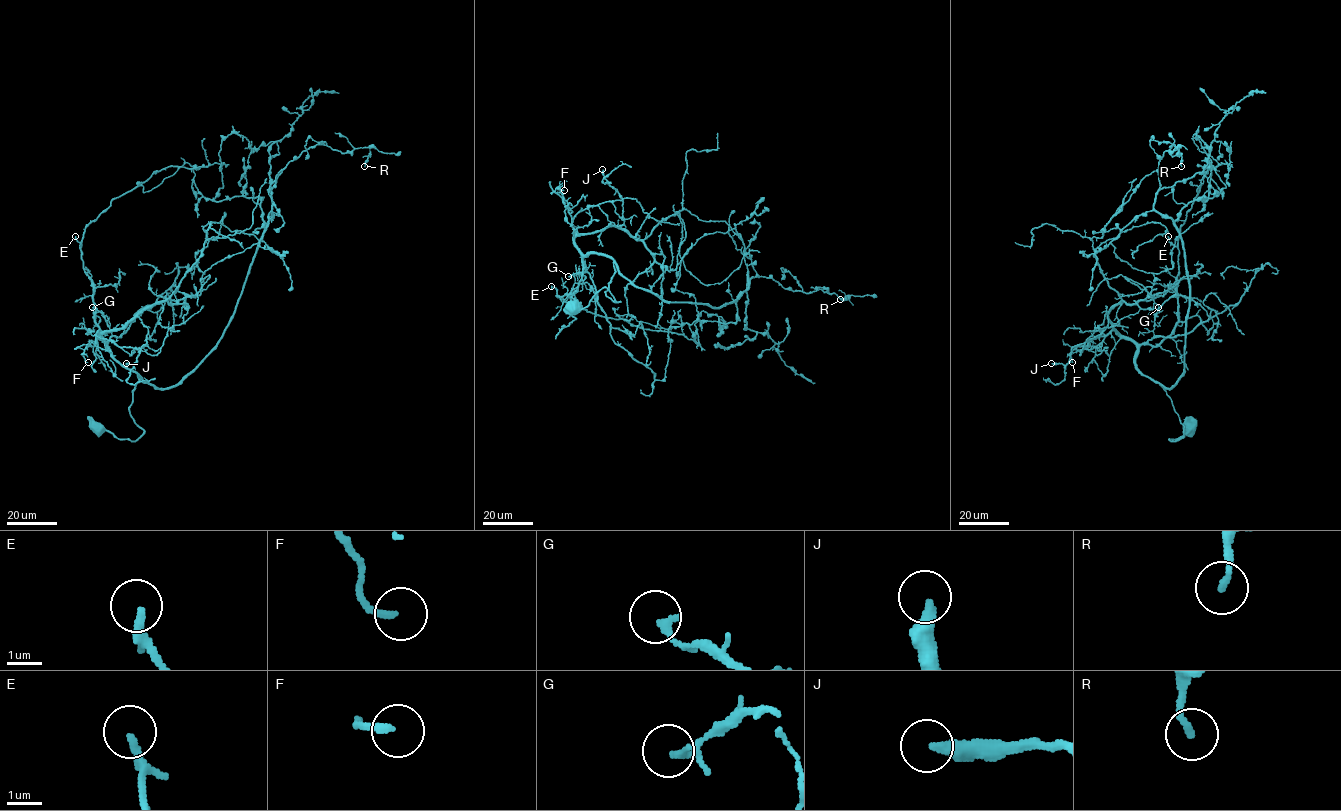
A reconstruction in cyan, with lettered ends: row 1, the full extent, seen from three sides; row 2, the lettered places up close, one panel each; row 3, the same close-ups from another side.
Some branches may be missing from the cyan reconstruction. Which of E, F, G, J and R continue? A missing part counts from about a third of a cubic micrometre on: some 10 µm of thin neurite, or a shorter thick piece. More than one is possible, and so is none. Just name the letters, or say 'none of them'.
F

